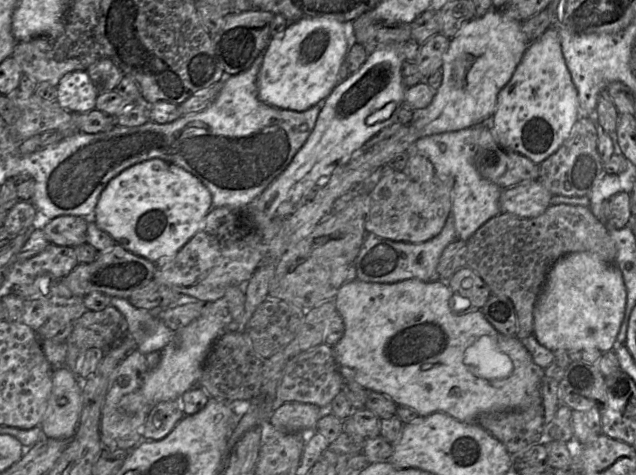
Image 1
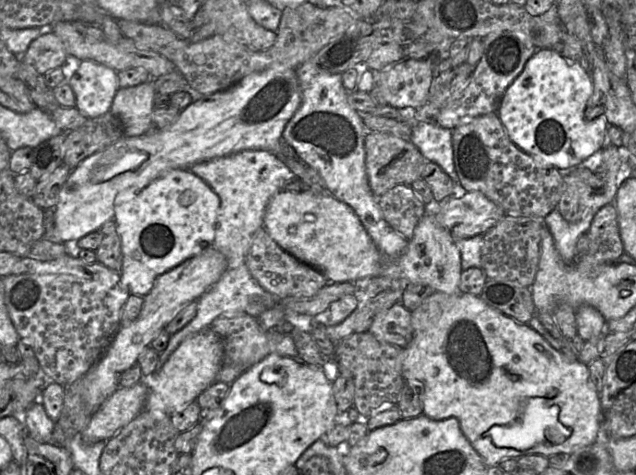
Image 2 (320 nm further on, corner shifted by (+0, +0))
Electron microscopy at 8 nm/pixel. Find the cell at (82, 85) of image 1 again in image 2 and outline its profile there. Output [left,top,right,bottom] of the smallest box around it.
[68,60,120,119]

